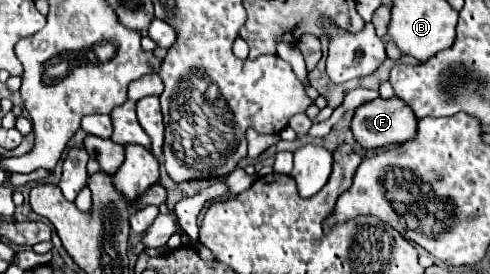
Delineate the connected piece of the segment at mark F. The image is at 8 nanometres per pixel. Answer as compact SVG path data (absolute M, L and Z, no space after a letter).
M392 97L392 99L374 99L374 101L364 103L356 109L350 129L352 129L354 139L364 149L380 149L380 147L406 143L406 141L414 139L414 135L418 131L418 119L410 111L410 107L406 103L402 103L400 99L396 99L396 97Z

